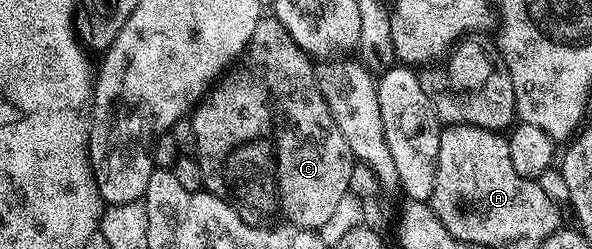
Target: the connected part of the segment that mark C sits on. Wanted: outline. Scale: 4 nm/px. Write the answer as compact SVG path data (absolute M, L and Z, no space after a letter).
M261 16L254 24L254 34L246 44L246 48L240 53L239 58L220 75L218 81L209 89L208 93L200 99L198 105L191 111L192 127L194 128L194 140L196 141L195 160L202 168L202 180L204 190L207 193L218 196L223 202L230 205L251 226L266 226L283 220L293 226L303 226L305 230L319 231L330 215L334 213L337 204L350 192L350 172L354 172L356 159L350 152L350 144L346 144L346 136L334 124L334 116L330 116L330 108L320 91L317 67L312 67L313 59L292 39L290 32L282 28L282 24L274 16Z

